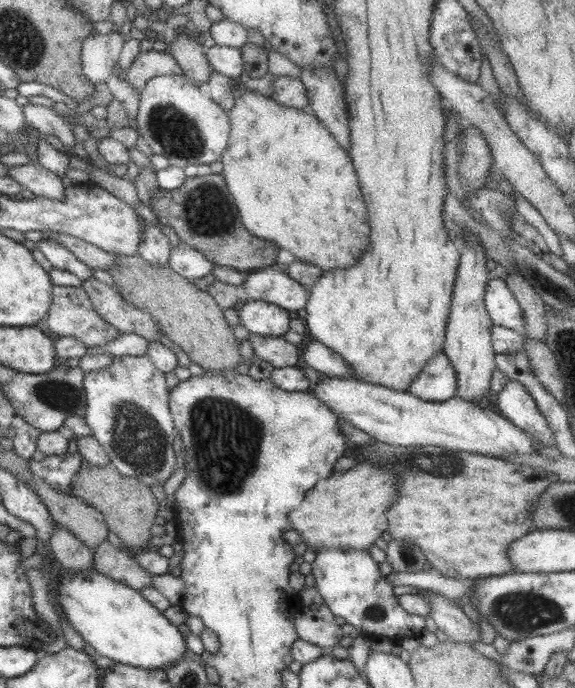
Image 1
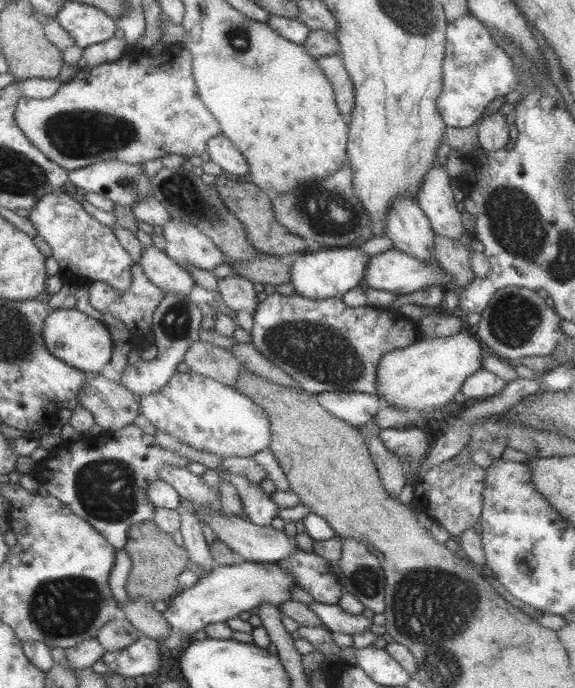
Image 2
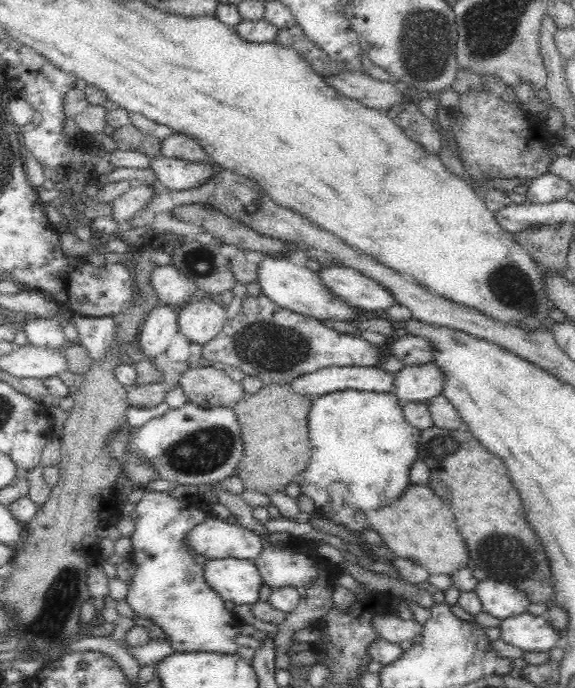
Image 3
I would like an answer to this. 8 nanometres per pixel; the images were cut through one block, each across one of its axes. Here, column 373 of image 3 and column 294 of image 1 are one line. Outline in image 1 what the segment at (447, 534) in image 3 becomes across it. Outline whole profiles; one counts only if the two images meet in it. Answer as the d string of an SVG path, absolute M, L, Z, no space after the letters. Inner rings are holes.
M357 464L349 470L334 473L330 478L320 480L306 494L304 504L298 510L290 512L290 522L294 530L302 534L302 538L308 542L310 548L318 550L318 546L324 546L332 550L343 551L369 550L370 546L387 531L386 512L390 510L390 504L394 504L394 496L398 496L398 488L399 475L394 470L374 464Z

